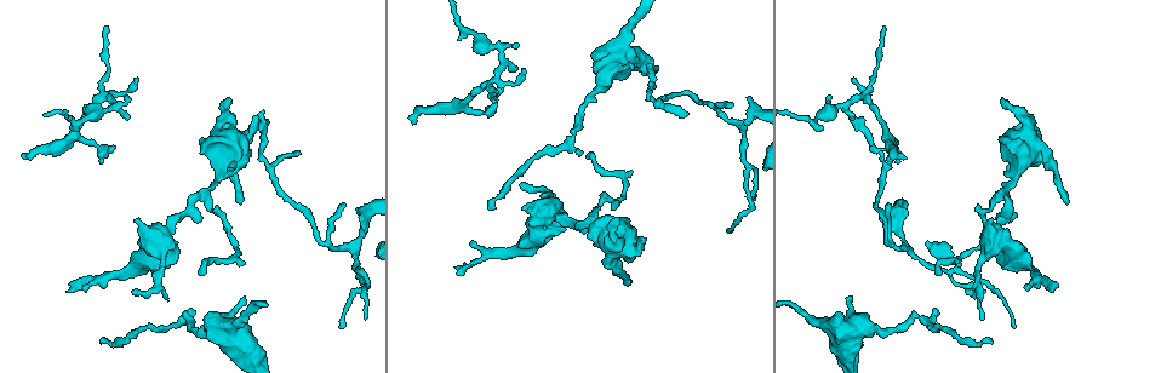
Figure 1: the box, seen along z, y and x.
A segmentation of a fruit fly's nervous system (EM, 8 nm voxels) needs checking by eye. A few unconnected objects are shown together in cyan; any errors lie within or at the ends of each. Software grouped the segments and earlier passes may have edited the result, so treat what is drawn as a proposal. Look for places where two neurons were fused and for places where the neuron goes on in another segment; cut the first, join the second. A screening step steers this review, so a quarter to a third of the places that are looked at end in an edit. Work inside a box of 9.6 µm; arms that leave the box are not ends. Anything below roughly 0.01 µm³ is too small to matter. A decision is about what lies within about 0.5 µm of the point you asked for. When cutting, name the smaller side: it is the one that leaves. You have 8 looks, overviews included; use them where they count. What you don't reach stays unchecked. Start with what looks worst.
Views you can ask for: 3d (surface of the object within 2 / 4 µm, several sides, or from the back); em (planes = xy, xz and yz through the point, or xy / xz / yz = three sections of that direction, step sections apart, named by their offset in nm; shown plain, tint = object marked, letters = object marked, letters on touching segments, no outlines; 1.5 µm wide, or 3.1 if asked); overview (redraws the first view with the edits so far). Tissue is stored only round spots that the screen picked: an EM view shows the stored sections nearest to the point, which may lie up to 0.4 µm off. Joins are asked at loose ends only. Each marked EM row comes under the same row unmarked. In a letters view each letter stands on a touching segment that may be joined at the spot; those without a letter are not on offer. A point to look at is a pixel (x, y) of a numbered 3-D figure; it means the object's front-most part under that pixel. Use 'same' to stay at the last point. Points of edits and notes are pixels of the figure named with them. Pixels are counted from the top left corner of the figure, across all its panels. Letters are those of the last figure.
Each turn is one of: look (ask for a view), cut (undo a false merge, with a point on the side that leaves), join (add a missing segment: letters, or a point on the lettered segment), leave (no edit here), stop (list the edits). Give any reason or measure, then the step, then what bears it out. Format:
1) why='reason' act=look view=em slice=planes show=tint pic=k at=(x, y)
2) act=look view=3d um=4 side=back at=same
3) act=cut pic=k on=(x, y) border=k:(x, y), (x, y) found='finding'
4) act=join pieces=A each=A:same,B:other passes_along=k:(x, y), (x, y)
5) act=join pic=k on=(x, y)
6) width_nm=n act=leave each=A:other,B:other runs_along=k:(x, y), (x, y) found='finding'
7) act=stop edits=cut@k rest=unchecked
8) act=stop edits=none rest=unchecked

why='an open end' act=look view=3d um=4 pic=1 at=(232, 99)

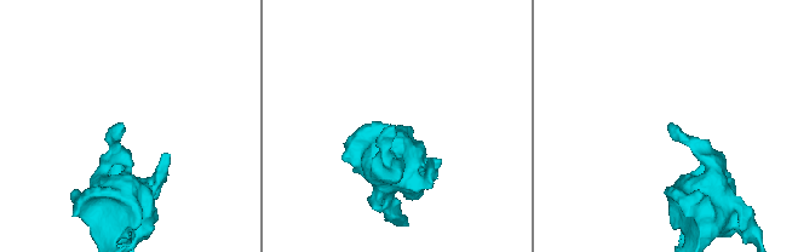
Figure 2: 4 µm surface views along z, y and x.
act=look view=em slice=xz step=8 show=letters pic=2 at=(122, 126)

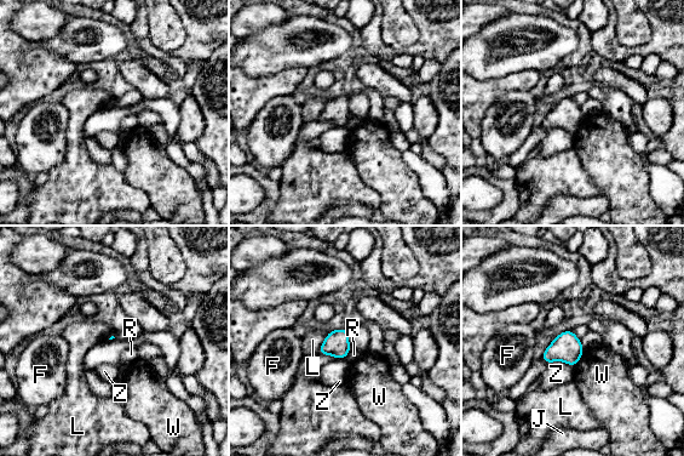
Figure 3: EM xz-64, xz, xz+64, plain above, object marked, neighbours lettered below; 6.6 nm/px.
why='another direction' act=look view=em slice=planes show=letters at=same

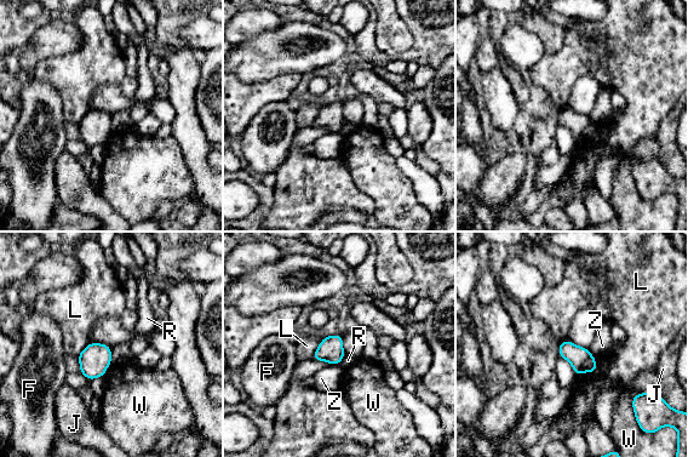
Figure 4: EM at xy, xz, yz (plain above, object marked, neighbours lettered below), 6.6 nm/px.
act=leave each=F:other,J:other,L:other,R:other,W:other,Z:other border=4:(345, 355), (339, 364) found='no lettered segment goes on from it'

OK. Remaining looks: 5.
why='an open end' act=look view=em slice=planes show=letters pic=1 at=(240, 201)

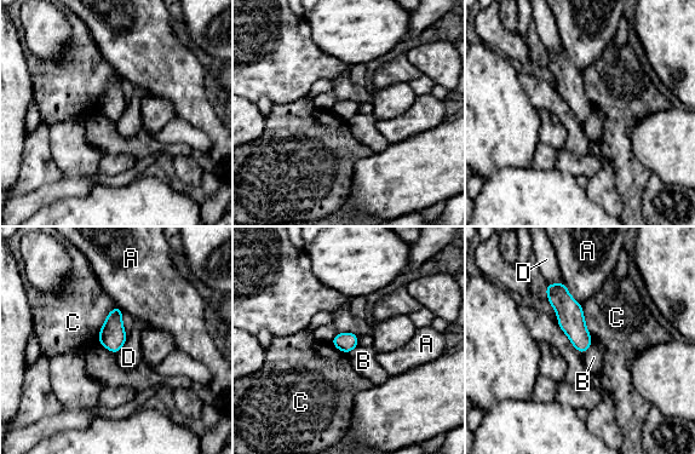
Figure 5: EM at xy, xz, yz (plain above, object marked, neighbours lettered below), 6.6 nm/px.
act=leave each=A:other,B:other,C:other,D:other border=5:(127, 335), (124, 345), (115, 354) found='none of them fits'

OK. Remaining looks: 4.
why='an open end' act=look view=3d um=2 pic=1 at=(103, 343)

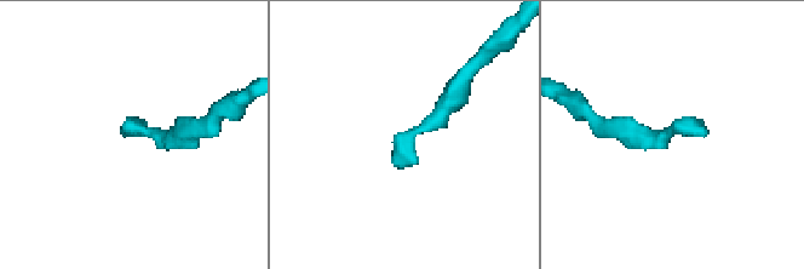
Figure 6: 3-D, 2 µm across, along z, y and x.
act=look view=em slice=yz step=4 show=letters pic=6 at=(707, 133)

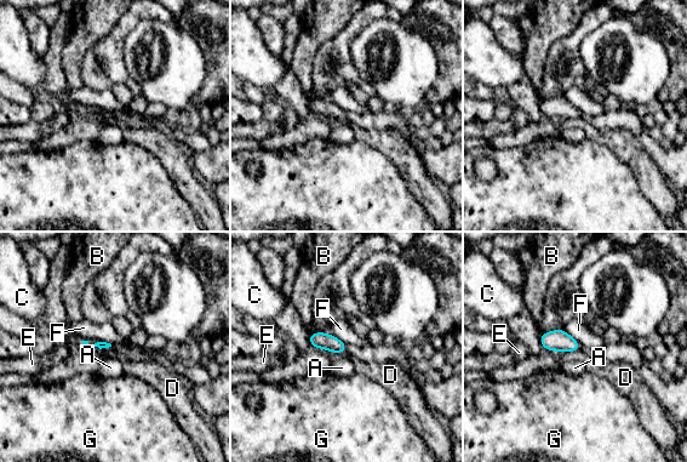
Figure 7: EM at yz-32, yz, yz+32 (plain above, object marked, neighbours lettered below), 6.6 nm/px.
act=look view=em slice=planes show=letters at=same

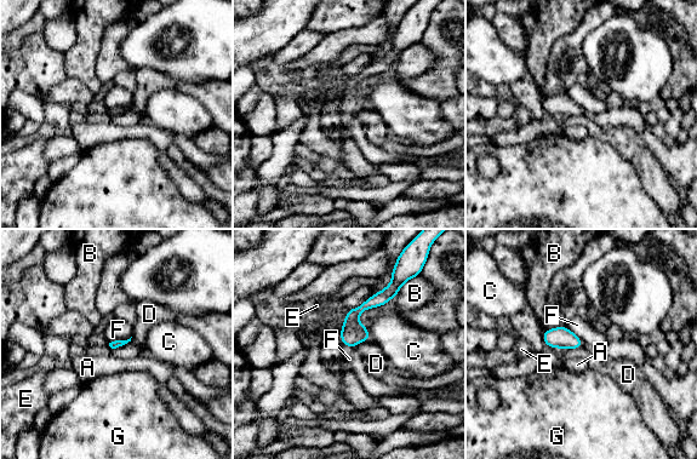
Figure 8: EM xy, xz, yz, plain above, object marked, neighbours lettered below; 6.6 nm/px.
act=leave each=A:other,B:other,C:other,D:other,E:other,F:other,G:other found='none of them fits'

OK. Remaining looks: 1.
act=stop edits=none rest=unchecked

